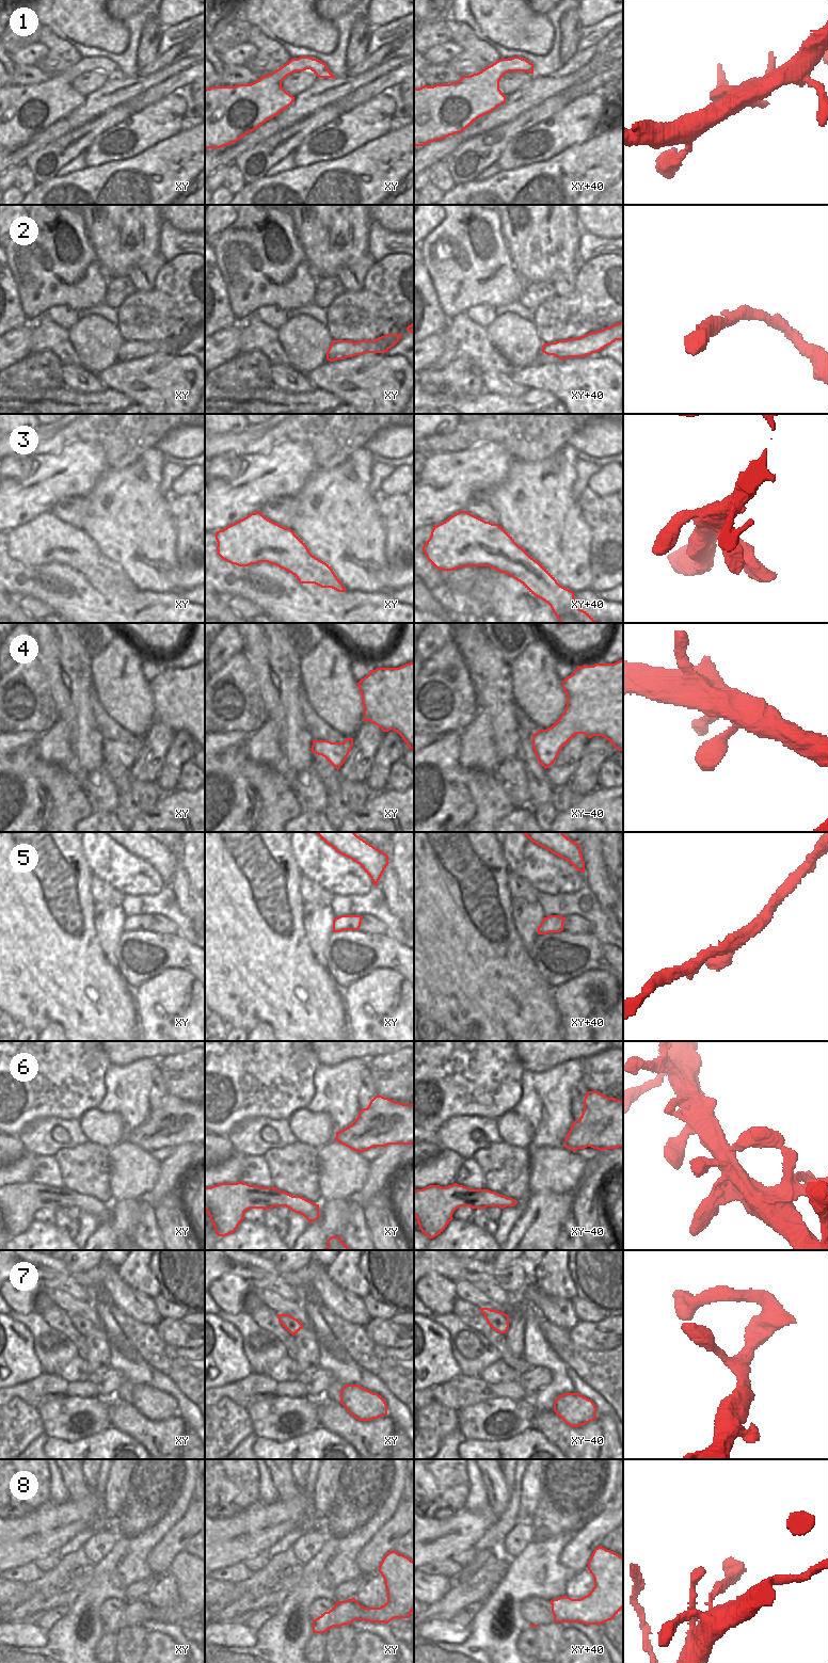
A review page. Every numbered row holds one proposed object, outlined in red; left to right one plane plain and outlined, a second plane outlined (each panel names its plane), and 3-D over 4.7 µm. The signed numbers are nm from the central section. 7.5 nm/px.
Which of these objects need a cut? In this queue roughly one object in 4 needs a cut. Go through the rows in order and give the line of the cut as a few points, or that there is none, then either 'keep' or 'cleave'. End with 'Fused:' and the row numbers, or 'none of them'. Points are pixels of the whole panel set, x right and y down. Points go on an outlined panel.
1: no cut | keep
2: no cut | keep
3: no cut | keep
4: no cut | keep
5: no cut | keep
6: no cut | keep
7: no cut | keep
8: no cut | keep
Fused: none of them

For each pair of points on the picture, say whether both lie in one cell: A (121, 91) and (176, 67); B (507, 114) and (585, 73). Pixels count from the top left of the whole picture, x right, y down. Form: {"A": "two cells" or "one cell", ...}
{"A": "one cell", "B": "one cell"}

